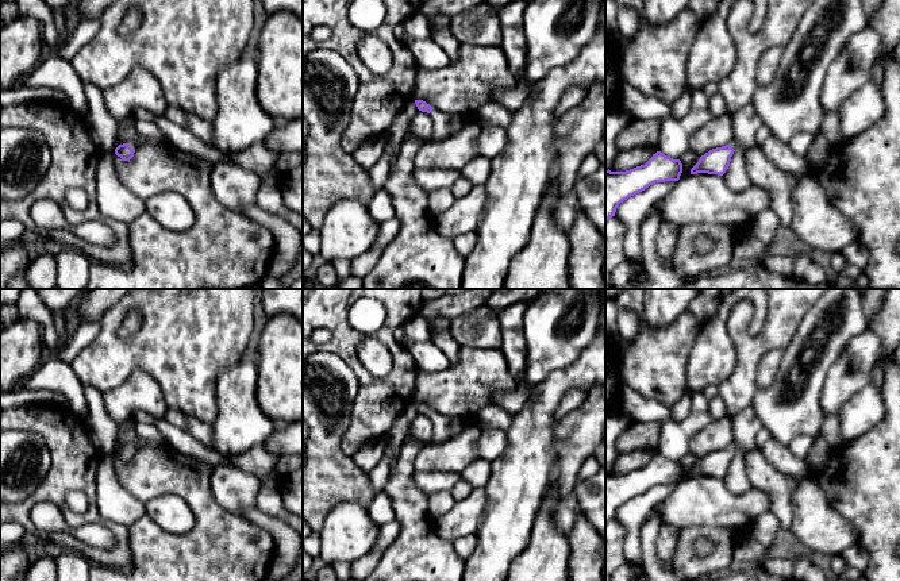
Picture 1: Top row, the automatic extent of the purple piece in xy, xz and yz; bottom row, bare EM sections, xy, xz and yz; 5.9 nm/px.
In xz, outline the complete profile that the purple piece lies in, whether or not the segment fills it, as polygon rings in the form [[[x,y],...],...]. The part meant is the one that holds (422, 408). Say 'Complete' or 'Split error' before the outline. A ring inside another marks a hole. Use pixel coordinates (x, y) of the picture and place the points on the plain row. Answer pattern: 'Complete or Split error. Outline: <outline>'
Split error. Outline: [[[415,403],[415,407],[419,413],[427,415],[434,423],[434,435],[432,435],[431,442],[443,443],[449,440],[450,427],[449,427],[447,418],[435,413],[430,407],[427,407],[423,403]]]

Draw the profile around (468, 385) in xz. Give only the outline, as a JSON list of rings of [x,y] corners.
[[[459,346],[454,363],[438,372],[419,372],[415,388],[414,403],[423,403],[435,413],[445,418],[461,418],[468,426],[474,426],[476,413],[493,404],[495,393],[514,392],[519,388],[518,380],[508,370],[503,351],[482,350],[476,347]]]

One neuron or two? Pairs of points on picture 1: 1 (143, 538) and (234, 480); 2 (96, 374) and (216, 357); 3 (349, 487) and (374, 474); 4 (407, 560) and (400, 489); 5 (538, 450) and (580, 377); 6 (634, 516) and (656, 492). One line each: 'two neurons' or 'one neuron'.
1: two neurons
2: one neuron
3: two neurons
4: one neuron
5: one neuron
6: one neuron

